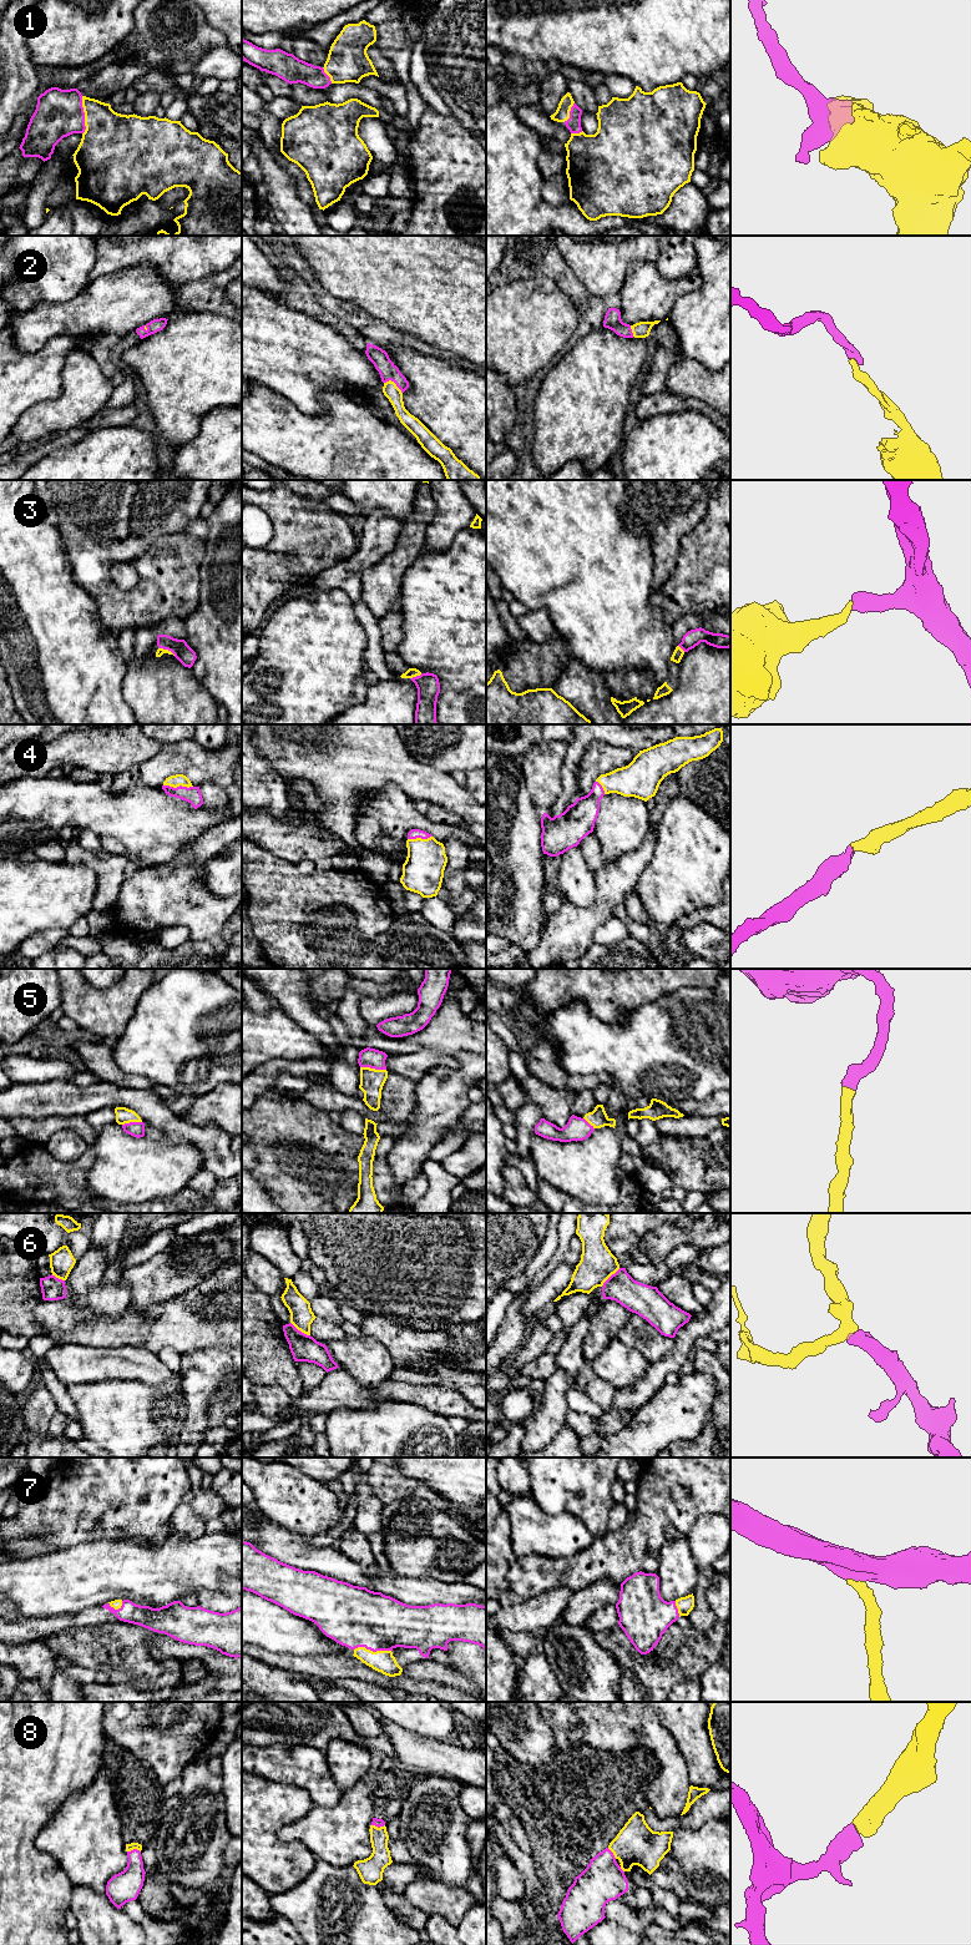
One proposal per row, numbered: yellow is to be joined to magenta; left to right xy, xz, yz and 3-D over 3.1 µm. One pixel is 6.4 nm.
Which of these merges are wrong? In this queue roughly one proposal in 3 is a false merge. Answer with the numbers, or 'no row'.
no row

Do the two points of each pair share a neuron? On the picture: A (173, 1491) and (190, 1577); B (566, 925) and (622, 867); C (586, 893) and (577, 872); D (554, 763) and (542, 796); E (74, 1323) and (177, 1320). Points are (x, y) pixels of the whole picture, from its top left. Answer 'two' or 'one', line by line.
A: two
B: one
C: one
D: one
E: one

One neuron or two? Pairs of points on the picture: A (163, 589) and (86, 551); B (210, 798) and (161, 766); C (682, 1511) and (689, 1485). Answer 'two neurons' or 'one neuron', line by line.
A: one neuron
B: two neurons
C: one neuron

